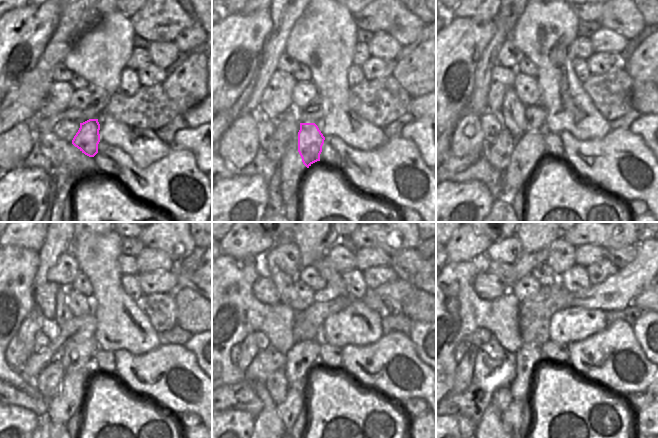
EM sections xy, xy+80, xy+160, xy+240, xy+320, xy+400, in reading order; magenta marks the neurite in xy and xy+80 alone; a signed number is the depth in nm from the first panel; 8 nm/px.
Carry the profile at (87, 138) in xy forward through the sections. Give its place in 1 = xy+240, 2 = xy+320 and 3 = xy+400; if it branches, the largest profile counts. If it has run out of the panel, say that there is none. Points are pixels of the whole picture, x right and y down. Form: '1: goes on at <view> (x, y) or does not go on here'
1: goes on at xy+240 (70, 398)
2: goes on at xy+320 (289, 409)
3: goes on at xy+400 (511, 418)

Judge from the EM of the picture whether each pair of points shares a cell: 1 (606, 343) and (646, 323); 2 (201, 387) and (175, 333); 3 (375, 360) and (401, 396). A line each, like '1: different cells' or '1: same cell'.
1: different cells
2: different cells
3: same cell

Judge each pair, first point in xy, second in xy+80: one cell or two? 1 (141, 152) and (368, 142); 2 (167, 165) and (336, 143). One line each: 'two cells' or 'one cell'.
1: one cell
2: one cell

